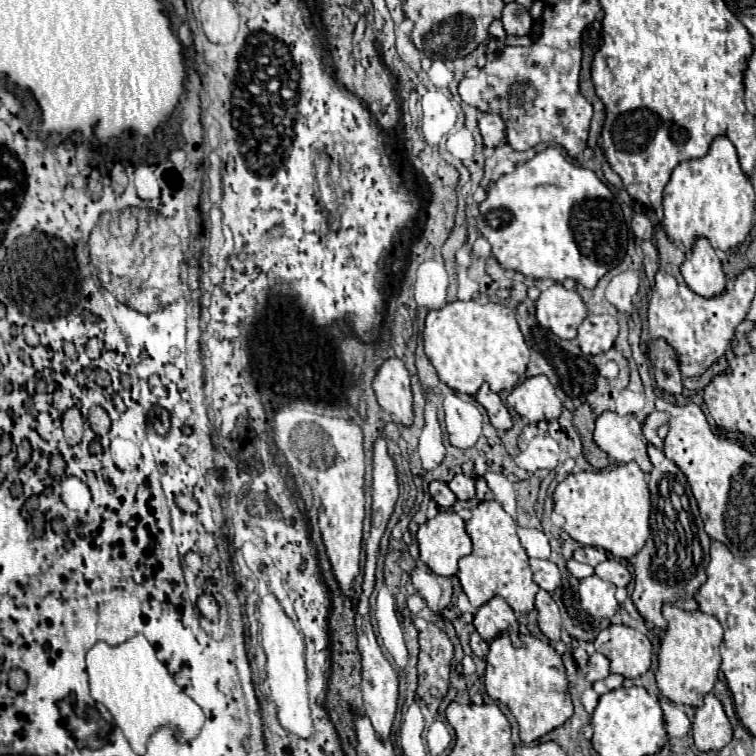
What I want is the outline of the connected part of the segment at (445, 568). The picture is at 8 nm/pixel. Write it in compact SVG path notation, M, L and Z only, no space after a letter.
M439 511L435 519L423 523L417 531L421 561L435 575L455 575L457 561L471 553L471 541L465 533L465 521L451 511Z

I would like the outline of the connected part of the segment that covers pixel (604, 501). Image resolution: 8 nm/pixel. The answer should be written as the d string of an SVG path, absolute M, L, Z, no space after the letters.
M637 463L617 465L605 471L569 475L553 493L555 513L565 517L563 529L579 545L601 547L617 559L633 559L645 545L649 529L649 489L645 473Z

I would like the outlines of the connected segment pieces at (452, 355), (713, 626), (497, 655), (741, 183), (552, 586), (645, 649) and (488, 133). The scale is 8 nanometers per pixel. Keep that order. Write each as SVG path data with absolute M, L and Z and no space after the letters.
M453 301L429 311L425 317L423 345L439 379L453 391L467 395L475 395L483 381L495 393L513 389L525 375L529 363L529 349L517 325L515 311L491 301Z
M663 605L663 617L669 623L661 639L657 685L659 691L673 703L701 707L703 697L713 689L721 667L719 645L723 641L723 629L713 615L701 611L685 611L673 605Z
M499 633L489 643L485 691L491 699L509 707L519 725L519 737L523 743L529 745L531 741L537 741L545 733L563 725L573 715L573 703L569 699L567 685L569 681L563 661L549 643L527 635L527 643L515 649L505 633Z
M717 137L711 143L711 149L709 149L709 153L705 157L679 163L673 169L671 177L673 179L669 179L669 183L667 183L665 191L663 191L663 213L665 213L663 215L663 229L665 229L667 237L673 243L683 245L685 251L687 251L687 249L691 249L695 245L695 241L699 237L705 237L705 239L709 239L713 249L731 251L731 249L739 247L745 241L745 237L753 229L755 191L753 191L753 185L747 179L747 175L741 171L737 151L735 151L733 143L727 137Z
M531 559L531 571L533 571L533 581L547 593L553 593L561 585L561 573L557 565L551 561Z
M611 625L597 635L595 651L609 659L611 673L635 679L649 671L653 645L643 633L627 625Z
M483 113L477 121L477 127L483 137L483 147L495 147L497 143L505 141L505 125L497 115Z

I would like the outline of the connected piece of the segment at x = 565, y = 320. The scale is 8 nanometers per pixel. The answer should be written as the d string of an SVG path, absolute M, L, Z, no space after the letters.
M561 283L541 291L537 299L537 321L561 339L573 339L585 317L587 307L579 293L567 291Z

